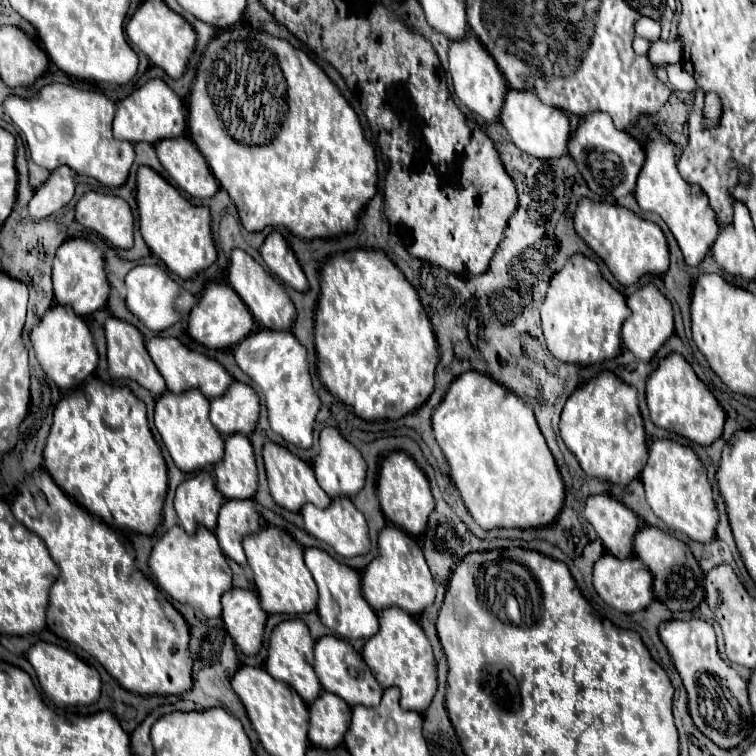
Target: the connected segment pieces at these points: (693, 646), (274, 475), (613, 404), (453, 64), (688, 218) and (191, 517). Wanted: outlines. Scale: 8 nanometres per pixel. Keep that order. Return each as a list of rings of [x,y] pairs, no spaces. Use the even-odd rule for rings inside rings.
[[[668,620],[660,624],[658,634],[684,682],[690,716],[696,728],[716,746],[736,748],[752,728],[752,710],[748,704],[746,682],[718,654],[714,628],[704,620]]]
[[[266,442],[264,450],[262,450],[262,460],[264,460],[264,468],[266,468],[266,478],[268,478],[270,494],[272,494],[274,502],[278,506],[284,506],[284,508],[288,508],[292,512],[298,512],[306,502],[312,502],[318,508],[326,508],[330,504],[328,494],[316,482],[314,470],[304,460],[300,460],[298,456],[294,456],[286,448],[282,448],[280,444]]]
[[[610,370],[600,372],[572,392],[562,410],[560,434],[566,448],[578,458],[588,476],[620,486],[638,478],[648,458],[646,432],[638,410],[636,390]]]
[[[478,38],[454,40],[450,44],[448,60],[450,60],[450,74],[454,80],[454,92],[460,98],[460,102],[464,106],[468,106],[472,112],[476,112],[478,116],[482,116],[486,122],[498,120],[502,100],[504,100],[504,94],[508,88],[506,88],[506,80],[504,80],[502,72],[498,70],[494,58],[480,44],[480,40]]]
[[[654,130],[648,136],[648,140],[644,142],[644,150],[646,150],[646,162],[642,166],[642,172],[638,176],[638,184],[634,190],[638,206],[644,212],[658,214],[668,224],[674,238],[678,240],[678,246],[684,254],[686,264],[698,266],[698,262],[712,248],[712,244],[718,236],[718,230],[720,230],[716,214],[708,204],[708,196],[704,194],[704,190],[700,186],[688,184],[680,176],[678,158],[680,158],[682,150],[668,136],[664,136],[660,130]]]
[[[200,472],[188,478],[176,490],[174,508],[182,528],[188,534],[196,532],[196,524],[214,530],[220,506],[222,506],[222,494],[214,488],[214,480],[208,472]]]

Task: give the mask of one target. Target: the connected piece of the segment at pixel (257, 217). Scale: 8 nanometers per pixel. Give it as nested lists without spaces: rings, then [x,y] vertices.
[[[236,24],[228,30],[224,30],[224,42],[218,36],[214,36],[210,40],[210,44],[206,46],[206,52],[200,60],[196,78],[192,82],[190,104],[188,104],[188,128],[190,128],[192,142],[196,144],[196,148],[206,158],[206,162],[208,162],[212,174],[216,176],[220,188],[224,188],[230,194],[230,198],[234,200],[234,204],[240,212],[242,226],[248,232],[258,232],[258,230],[264,230],[266,226],[284,226],[292,234],[296,234],[300,238],[306,238],[306,240],[336,236],[340,232],[354,232],[358,214],[362,212],[362,208],[368,204],[368,200],[376,192],[376,180],[378,180],[376,154],[374,154],[372,146],[364,140],[364,132],[362,132],[362,126],[358,122],[358,116],[350,108],[350,104],[344,100],[340,90],[330,82],[330,78],[324,74],[324,70],[314,60],[310,60],[302,50],[294,48],[286,40],[274,38],[266,32],[252,30],[250,26],[244,28],[244,24]]]

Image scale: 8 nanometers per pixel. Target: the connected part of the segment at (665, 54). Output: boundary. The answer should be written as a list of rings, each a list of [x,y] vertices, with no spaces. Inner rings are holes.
[[[658,40],[650,46],[648,50],[648,60],[654,68],[658,66],[668,66],[668,64],[678,64],[682,62],[682,48],[680,48],[680,42],[674,40],[674,42],[664,42],[664,40]]]

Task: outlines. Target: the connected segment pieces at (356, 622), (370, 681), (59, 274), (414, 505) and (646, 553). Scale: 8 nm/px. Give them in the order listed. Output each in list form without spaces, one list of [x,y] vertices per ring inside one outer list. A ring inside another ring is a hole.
[[[304,548],[304,562],[318,584],[318,614],[324,626],[334,630],[342,638],[368,638],[378,632],[378,616],[360,596],[360,576],[354,568],[336,562],[328,552],[320,548]]]
[[[322,636],[314,644],[314,670],[324,690],[338,694],[344,698],[350,706],[376,706],[382,698],[382,688],[372,676],[370,668],[364,664],[362,656],[344,640],[336,636]]]
[[[70,238],[56,250],[52,266],[52,282],[56,302],[62,306],[72,306],[78,316],[88,316],[106,306],[110,284],[104,274],[104,254],[90,240]]]
[[[394,450],[382,460],[376,490],[378,490],[378,500],[382,506],[382,512],[392,524],[402,528],[410,536],[418,536],[424,532],[428,514],[434,508],[434,498],[432,498],[432,492],[430,492],[424,472],[418,468],[418,464],[406,452]]]
[[[642,526],[634,536],[634,554],[646,564],[654,578],[654,592],[660,602],[664,602],[672,612],[694,610],[704,600],[704,572],[694,558],[688,544],[672,538],[656,526]]]

